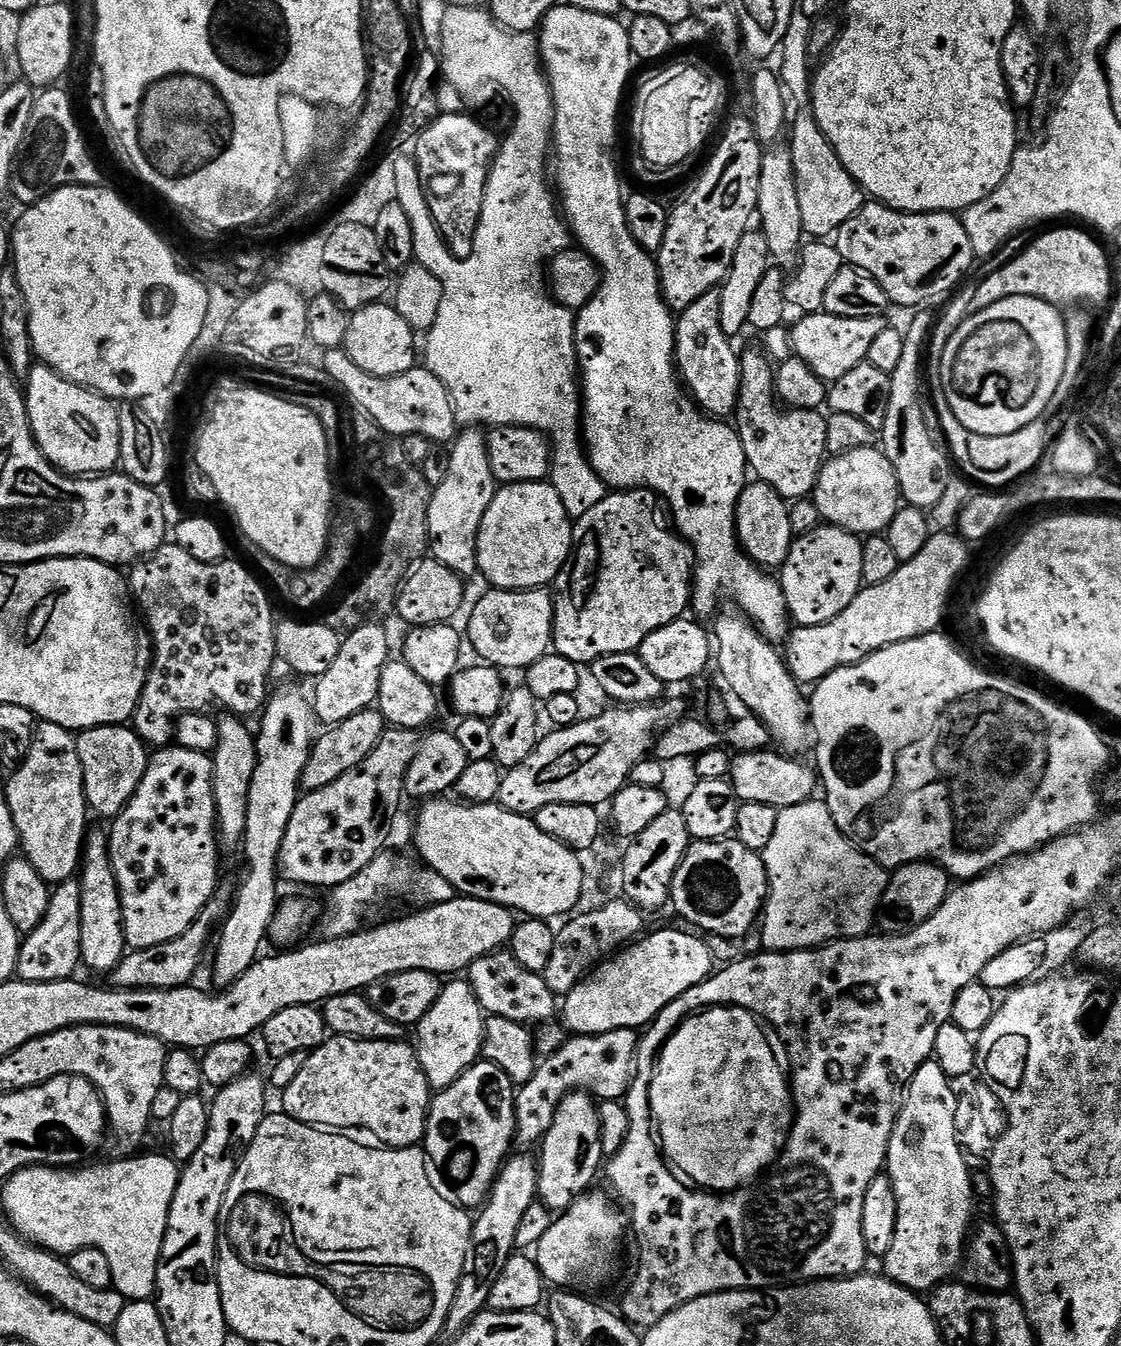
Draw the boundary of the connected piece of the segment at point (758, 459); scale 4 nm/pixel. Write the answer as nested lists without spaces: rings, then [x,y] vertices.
[[[758,349],[741,351],[740,357],[740,393],[734,413],[734,427],[740,436],[742,450],[746,450],[746,462],[755,479],[766,482],[778,490],[778,494],[789,502],[811,497],[816,489],[820,468],[829,455],[826,446],[826,416],[823,411],[807,408],[783,407],[776,398],[776,377],[773,361],[768,361]]]

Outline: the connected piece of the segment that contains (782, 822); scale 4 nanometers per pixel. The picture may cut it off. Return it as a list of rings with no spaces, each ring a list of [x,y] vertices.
[[[813,798],[802,802],[796,806],[782,808],[777,811],[776,820],[772,823],[772,832],[768,836],[768,841],[764,847],[762,857],[764,859],[764,869],[768,875],[768,894],[762,909],[762,915],[758,920],[758,939],[769,952],[798,952],[801,950],[811,950],[821,947],[829,942],[847,940],[857,936],[866,936],[873,931],[878,920],[878,909],[880,899],[888,885],[889,873],[876,860],[871,860],[867,852],[861,852],[851,840],[844,837],[844,831],[834,822],[830,814],[827,803],[823,799]]]

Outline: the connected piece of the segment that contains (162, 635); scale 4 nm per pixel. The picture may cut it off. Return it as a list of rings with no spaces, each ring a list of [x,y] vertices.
[[[165,542],[157,552],[133,563],[127,573],[131,599],[144,611],[144,620],[152,631],[152,663],[140,695],[134,717],[134,731],[144,743],[159,750],[174,740],[174,722],[186,714],[207,713],[217,704],[225,713],[248,718],[251,712],[259,713],[269,695],[268,675],[272,663],[277,663],[272,604],[268,601],[269,589],[260,585],[261,577],[251,567],[239,564],[233,558],[218,562],[198,562],[186,554],[175,542]]]

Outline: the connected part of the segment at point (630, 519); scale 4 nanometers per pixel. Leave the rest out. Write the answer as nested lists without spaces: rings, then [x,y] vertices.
[[[630,488],[605,494],[598,506],[586,510],[573,523],[568,562],[554,581],[552,648],[555,655],[588,666],[599,656],[636,652],[646,634],[681,619],[689,611],[693,575],[692,546],[676,531],[668,506],[657,492]]]

